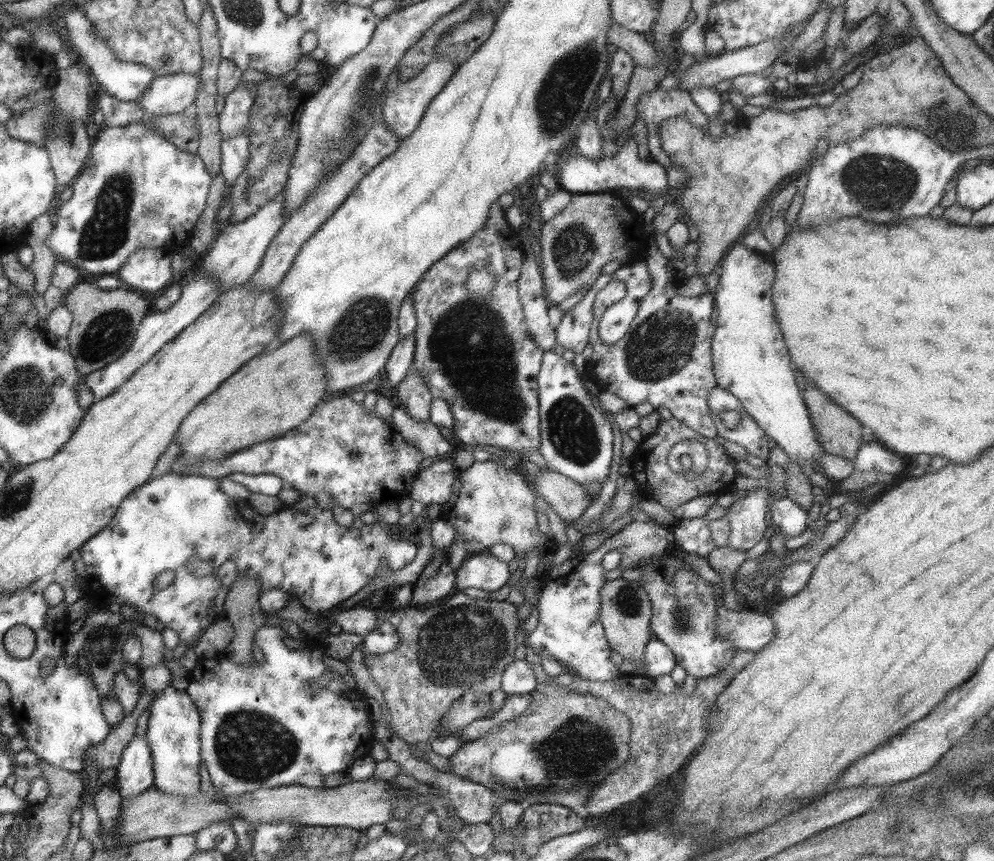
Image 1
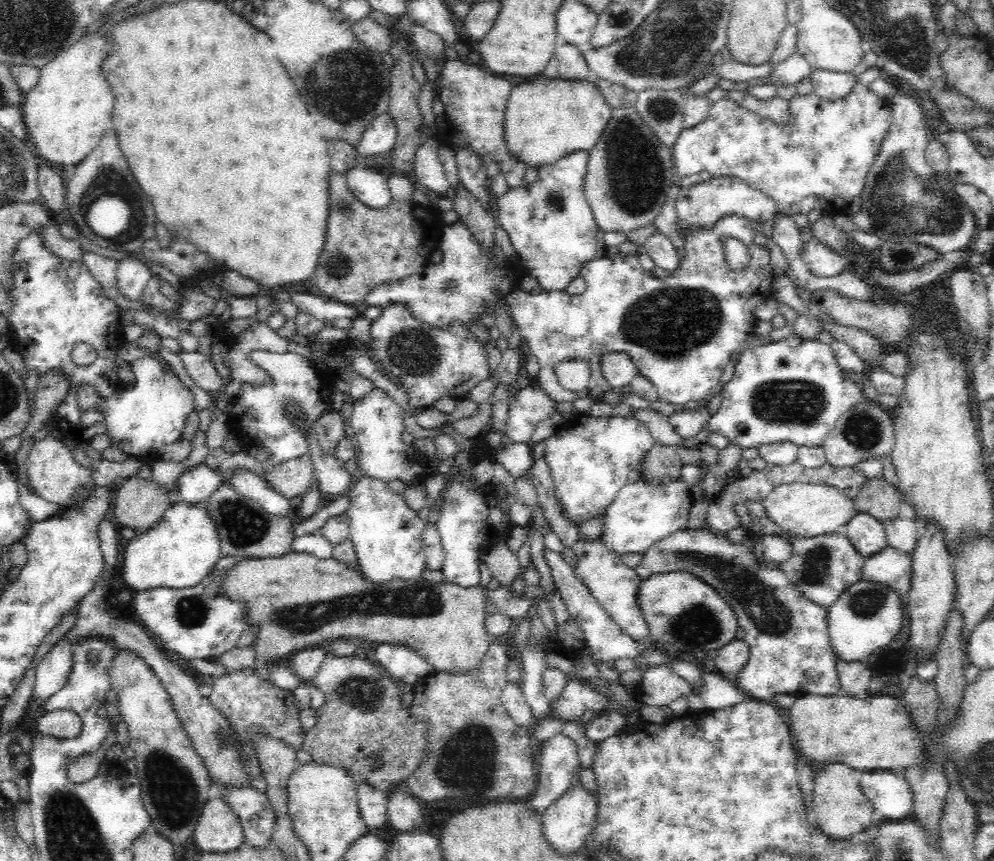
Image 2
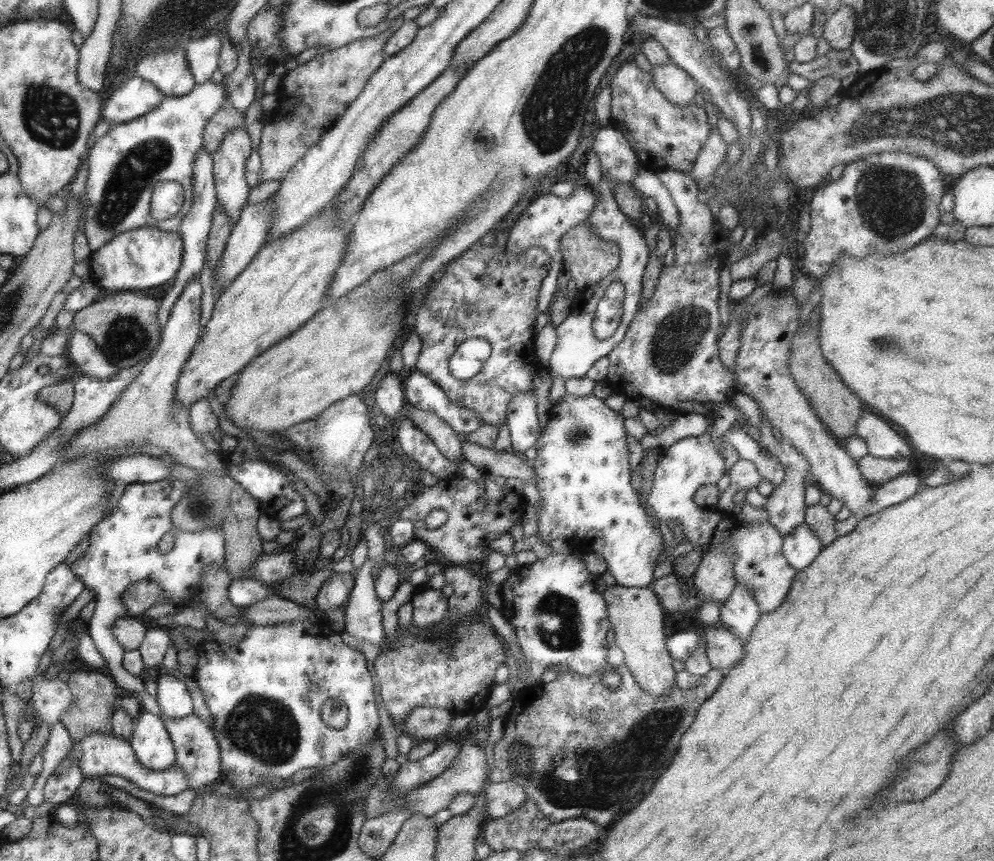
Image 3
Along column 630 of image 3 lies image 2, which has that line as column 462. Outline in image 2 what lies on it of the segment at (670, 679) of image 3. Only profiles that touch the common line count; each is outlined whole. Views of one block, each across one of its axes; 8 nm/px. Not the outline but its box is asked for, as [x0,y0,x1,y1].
[222,552,492,676]

